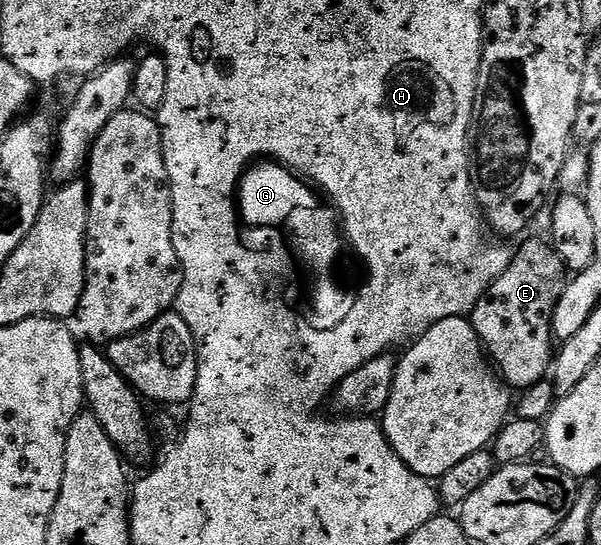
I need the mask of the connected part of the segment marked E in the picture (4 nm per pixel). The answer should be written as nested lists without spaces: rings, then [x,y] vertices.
[[[529,239],[521,248],[513,251],[513,259],[507,265],[507,269],[491,284],[485,296],[474,305],[471,322],[475,333],[479,337],[481,346],[485,348],[486,356],[491,360],[492,366],[510,388],[530,387],[542,382],[550,374],[555,354],[552,317],[555,313],[555,305],[559,305],[559,297],[563,293],[566,282],[566,265],[552,246],[548,242],[540,243],[537,239]]]

